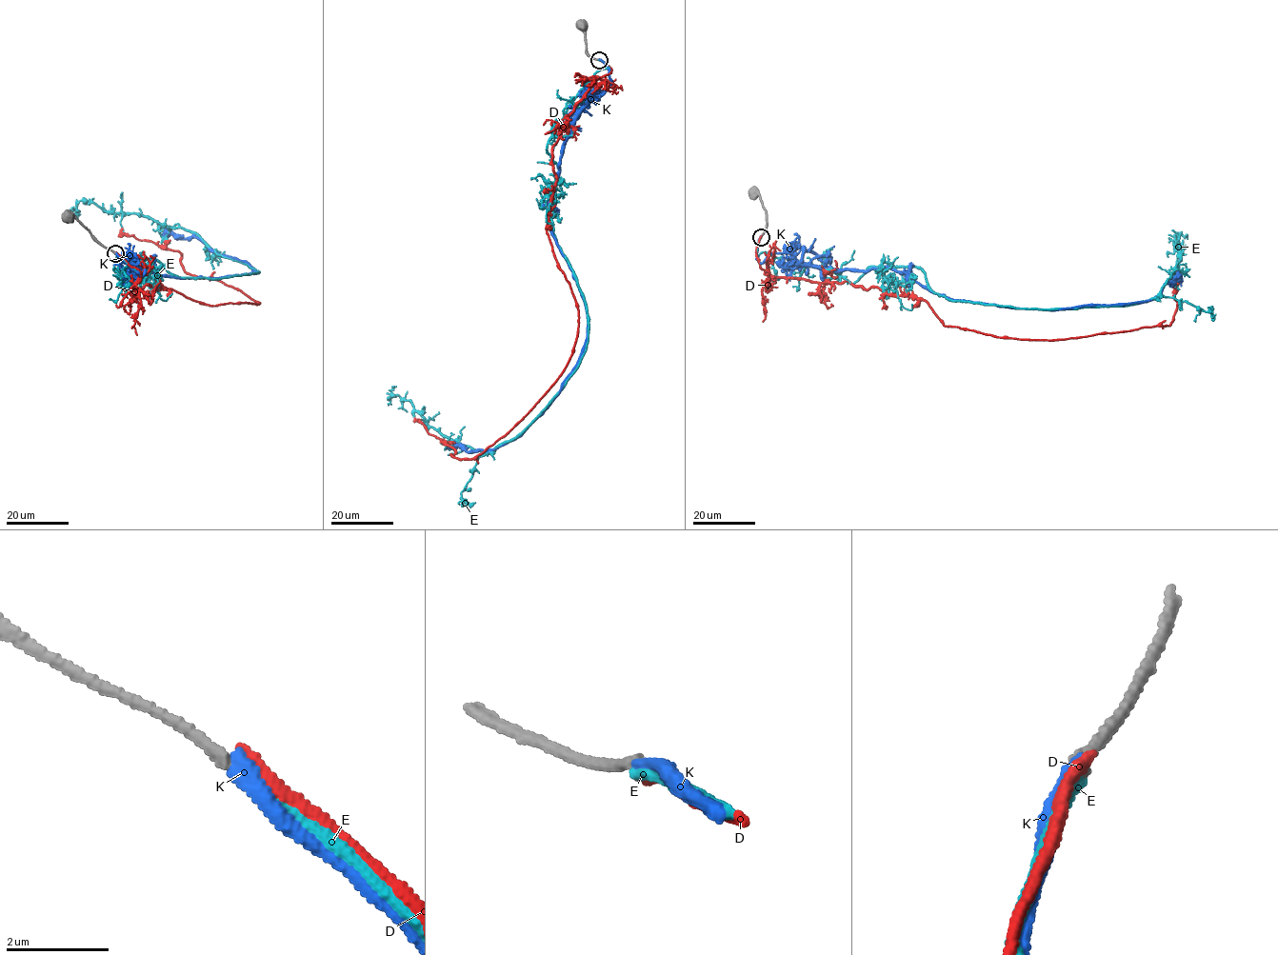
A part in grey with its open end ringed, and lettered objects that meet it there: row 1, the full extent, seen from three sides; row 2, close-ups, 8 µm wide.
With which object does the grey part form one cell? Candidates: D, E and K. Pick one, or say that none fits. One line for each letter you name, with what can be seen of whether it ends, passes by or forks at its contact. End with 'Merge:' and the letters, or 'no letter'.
E: it ends there
Merge: E

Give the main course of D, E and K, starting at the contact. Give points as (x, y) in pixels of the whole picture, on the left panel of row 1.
D: (116, 253), (138, 269), (129, 288), (165, 287), (210, 306), (260, 303), (189, 274), (181, 253), (122, 228)
E: (116, 253), (135, 269), (123, 287), (151, 258), (179, 277), (259, 271), (180, 228), (82, 201), (77, 211)
K: (115, 253), (141, 276), (138, 263), (132, 273), (144, 264), (179, 278), (258, 272), (196, 237), (165, 241)

